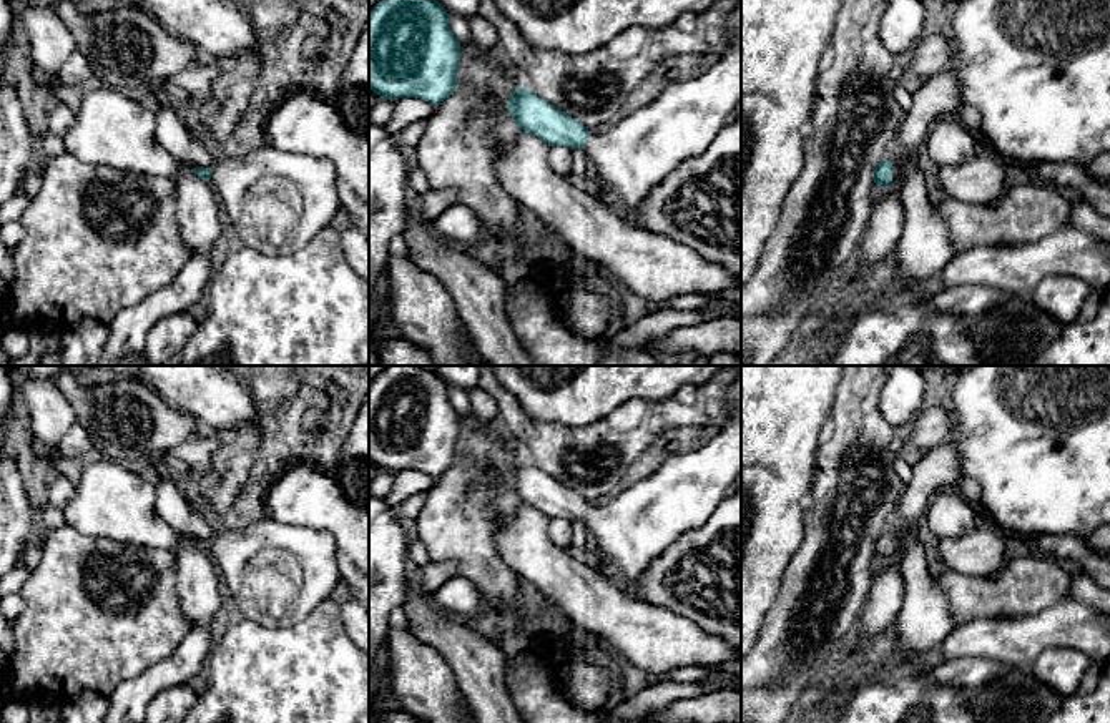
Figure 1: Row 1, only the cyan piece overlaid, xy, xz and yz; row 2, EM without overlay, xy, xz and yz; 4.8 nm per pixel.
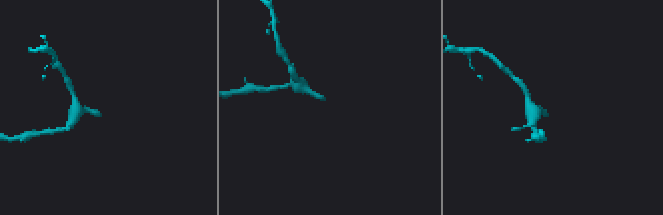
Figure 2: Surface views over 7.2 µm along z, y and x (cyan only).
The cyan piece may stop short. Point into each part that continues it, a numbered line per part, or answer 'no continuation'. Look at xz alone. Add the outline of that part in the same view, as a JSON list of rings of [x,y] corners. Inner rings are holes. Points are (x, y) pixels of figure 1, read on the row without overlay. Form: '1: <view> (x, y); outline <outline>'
1: xz (645, 519); outline [[[720,412],[720,432],[711,442],[698,450],[668,457],[655,474],[625,489],[608,505],[592,505],[583,517],[587,529],[597,537],[603,565],[618,575],[625,583],[623,590],[631,597],[641,598],[635,592],[638,577],[683,534],[701,527],[741,475],[741,412]]]

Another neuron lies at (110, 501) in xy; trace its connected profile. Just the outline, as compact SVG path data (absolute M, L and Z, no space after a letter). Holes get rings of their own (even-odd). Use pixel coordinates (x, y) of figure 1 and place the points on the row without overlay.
M101 459L86 462L63 514L66 524L85 535L174 550L179 534L160 519L155 497L151 480Z

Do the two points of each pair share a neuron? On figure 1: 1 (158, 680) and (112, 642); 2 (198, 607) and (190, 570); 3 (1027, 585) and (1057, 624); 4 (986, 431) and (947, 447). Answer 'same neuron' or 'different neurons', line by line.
1: different neurons
2: same neuron
3: different neurons
4: different neurons

